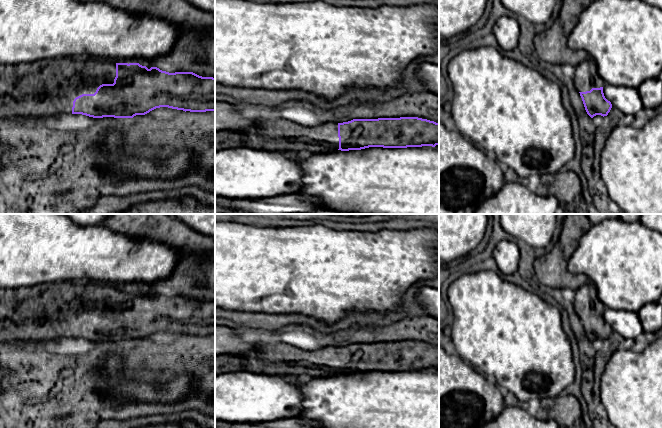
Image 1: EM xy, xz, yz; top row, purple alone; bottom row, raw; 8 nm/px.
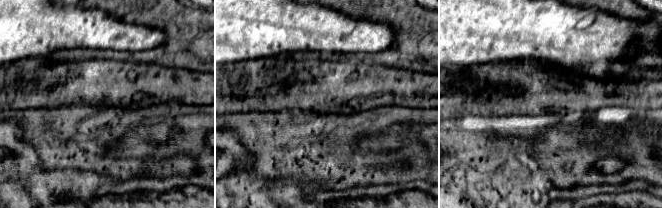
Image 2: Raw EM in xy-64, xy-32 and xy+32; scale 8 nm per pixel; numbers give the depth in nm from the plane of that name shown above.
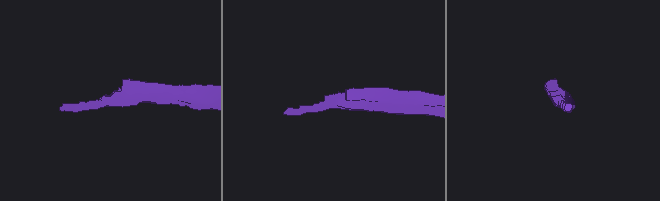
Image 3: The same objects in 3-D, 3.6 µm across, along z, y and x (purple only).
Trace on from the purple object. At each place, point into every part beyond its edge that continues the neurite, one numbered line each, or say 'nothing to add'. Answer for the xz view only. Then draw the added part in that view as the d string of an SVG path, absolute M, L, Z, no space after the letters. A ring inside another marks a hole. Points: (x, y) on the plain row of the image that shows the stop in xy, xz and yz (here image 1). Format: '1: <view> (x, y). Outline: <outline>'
1: xz (267, 358). Outline: M256 341L256 348L248 353L215 354L215 374L226 372L253 372L260 374L295 375L303 379L330 377L339 373L338 347L329 346L319 350L303 350L286 343L262 343Z

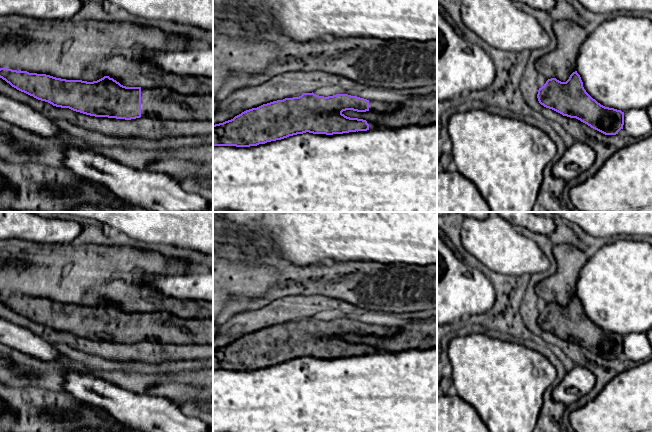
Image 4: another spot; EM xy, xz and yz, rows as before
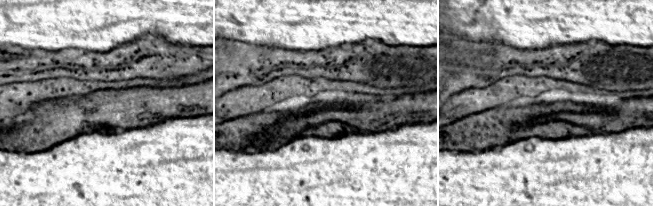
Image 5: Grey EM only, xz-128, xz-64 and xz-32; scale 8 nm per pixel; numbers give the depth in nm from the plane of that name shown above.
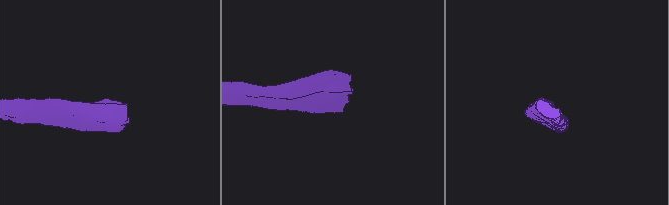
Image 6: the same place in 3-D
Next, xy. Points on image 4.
1: xy (160, 326). Outline: M141 311L141 341L213 345L213 319L185 319L167 311Z

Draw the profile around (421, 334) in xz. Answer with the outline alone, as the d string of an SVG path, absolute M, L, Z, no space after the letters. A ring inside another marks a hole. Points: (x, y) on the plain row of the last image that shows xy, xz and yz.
M437 318L405 321L398 327L398 331L390 338L353 334L343 335L342 338L370 345L380 353L437 348Z

